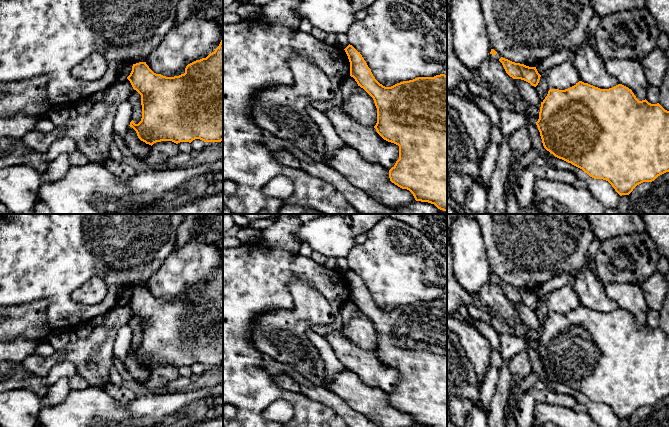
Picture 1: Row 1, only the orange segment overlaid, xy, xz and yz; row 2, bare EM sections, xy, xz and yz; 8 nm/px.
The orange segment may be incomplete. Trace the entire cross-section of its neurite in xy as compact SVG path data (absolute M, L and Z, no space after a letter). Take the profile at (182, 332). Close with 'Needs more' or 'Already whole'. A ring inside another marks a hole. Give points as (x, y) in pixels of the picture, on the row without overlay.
M223 263L206 282L188 288L184 298L166 301L154 297L146 286L139 286L133 288L127 303L141 319L141 345L135 348L132 344L129 349L141 365L152 370L161 365L223 364Z. Already whole

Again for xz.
M350 268L344 274L350 286L350 300L374 324L377 332L374 352L384 364L399 370L399 383L389 394L390 405L409 414L416 425L447 427L447 299L418 301L385 311L375 303L360 276Z. Already whole

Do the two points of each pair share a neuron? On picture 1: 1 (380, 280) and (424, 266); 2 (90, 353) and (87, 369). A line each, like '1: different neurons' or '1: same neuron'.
1: same neuron
2: same neuron

